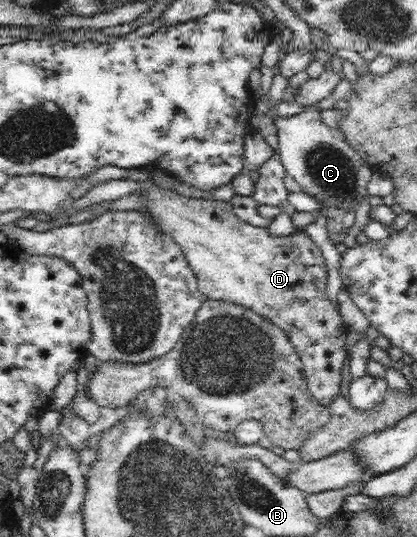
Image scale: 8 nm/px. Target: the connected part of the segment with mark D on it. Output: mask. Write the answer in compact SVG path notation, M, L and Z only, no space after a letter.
M150 182L137 188L135 192L132 193L133 196L138 198L138 204L140 206L136 209L138 214L141 214L150 224L160 228L161 233L167 234L174 242L177 244L177 248L183 254L185 261L191 271L194 273L196 283L198 284L198 289L201 294L209 297L210 299L223 299L229 300L233 303L241 304L252 308L257 314L265 316L272 320L277 326L280 326L287 335L291 338L291 343L295 345L295 348L300 352L300 357L302 358L304 364L304 373L306 374L306 379L308 380L308 387L313 395L313 398L319 401L321 404L329 405L331 400L333 400L335 394L339 392L339 386L341 384L342 376L341 368L343 366L343 361L345 360L346 350L345 343L348 334L348 329L342 319L342 314L335 309L335 306L331 304L331 301L325 297L324 292L326 288L326 280L328 277L328 269L326 266L326 261L322 256L321 249L317 247L313 240L306 234L291 234L286 237L274 237L270 235L268 227L255 227L247 222L242 222L235 216L232 205L229 202L223 202L223 200L203 200L203 198L191 198L187 196L181 196L176 192L172 192L170 189L163 189L159 184Z

